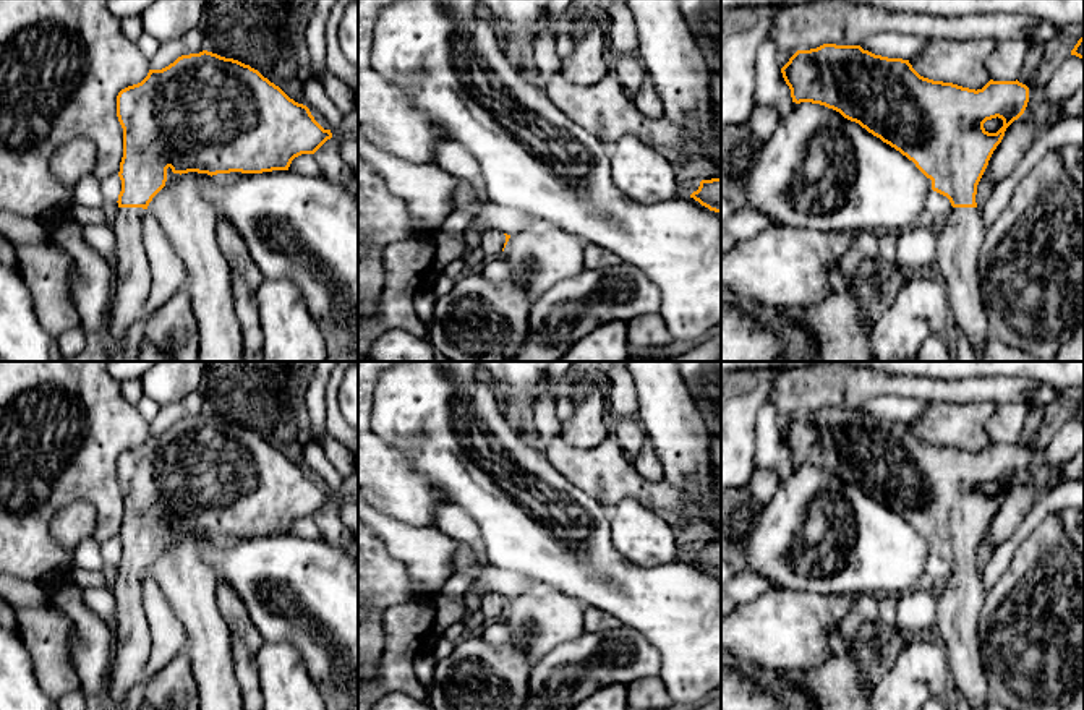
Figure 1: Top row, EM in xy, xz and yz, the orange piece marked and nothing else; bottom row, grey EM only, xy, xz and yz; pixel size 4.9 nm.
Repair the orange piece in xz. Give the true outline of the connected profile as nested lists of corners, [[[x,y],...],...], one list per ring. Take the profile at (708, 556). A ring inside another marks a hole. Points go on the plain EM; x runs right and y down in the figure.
[[[721,540],[702,543],[698,553],[694,554],[690,561],[710,574],[721,575]]]

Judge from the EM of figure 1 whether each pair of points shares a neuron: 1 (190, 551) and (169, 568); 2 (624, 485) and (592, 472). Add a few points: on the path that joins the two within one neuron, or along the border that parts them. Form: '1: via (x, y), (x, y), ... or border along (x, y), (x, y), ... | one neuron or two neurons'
1: via (185, 556), (174, 568) | one neuron
2: via (616, 479), (600, 472) | one neuron

